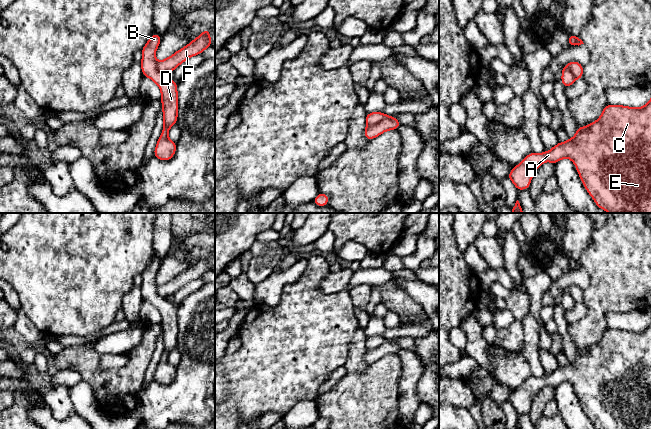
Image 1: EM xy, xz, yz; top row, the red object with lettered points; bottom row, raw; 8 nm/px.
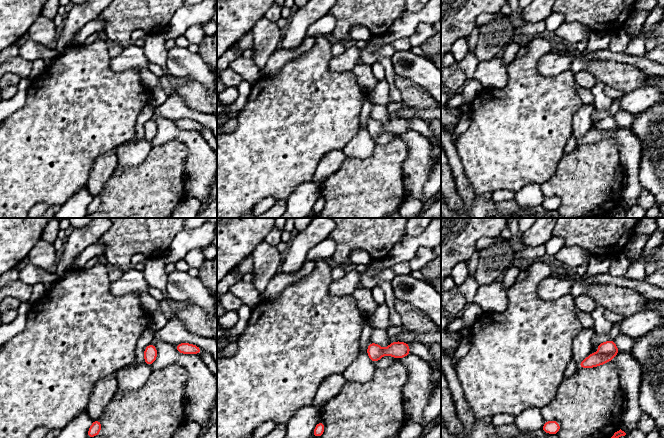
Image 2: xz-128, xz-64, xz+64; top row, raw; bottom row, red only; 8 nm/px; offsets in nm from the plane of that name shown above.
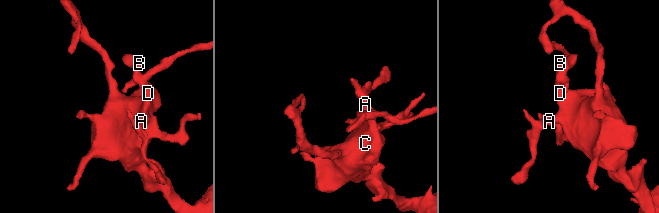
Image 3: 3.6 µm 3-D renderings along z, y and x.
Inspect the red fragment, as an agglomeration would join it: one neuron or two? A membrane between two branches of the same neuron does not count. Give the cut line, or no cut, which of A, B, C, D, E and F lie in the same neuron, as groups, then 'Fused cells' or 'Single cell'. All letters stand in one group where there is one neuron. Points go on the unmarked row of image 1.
Split along xz (386, 339), (377, 347), (367, 349). Groups: A B C D E / F. Fused cells

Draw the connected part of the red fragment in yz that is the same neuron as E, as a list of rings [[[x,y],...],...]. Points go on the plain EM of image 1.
[[[651,323],[642,332],[608,328],[598,344],[588,350],[577,351],[572,363],[558,366],[549,375],[542,378],[531,376],[510,395],[507,402],[518,415],[528,413],[533,398],[543,386],[556,388],[563,382],[573,385],[581,406],[596,429],[651,429]]]

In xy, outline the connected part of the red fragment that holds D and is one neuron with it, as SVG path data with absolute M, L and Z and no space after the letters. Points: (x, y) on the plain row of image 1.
M154 257L142 274L141 294L143 300L153 304L161 314L163 334L163 354L154 373L154 380L159 384L168 385L174 380L177 368L168 361L168 354L177 346L178 317L177 307L157 293L155 276L161 265L161 260Z

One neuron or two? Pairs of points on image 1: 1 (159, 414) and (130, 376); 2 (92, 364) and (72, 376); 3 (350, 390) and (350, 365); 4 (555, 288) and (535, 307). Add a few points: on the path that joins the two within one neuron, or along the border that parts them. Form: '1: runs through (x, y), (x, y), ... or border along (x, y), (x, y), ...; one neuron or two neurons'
1: border along (141, 384), (136, 397), (135, 408); two neurons
2: border along (58, 370), (73, 369), (80, 375), (82, 380); two neurons
3: border along (369, 364), (362, 371), (347, 372); two neurons
4: border along (551, 282), (543, 295), (542, 306); two neurons

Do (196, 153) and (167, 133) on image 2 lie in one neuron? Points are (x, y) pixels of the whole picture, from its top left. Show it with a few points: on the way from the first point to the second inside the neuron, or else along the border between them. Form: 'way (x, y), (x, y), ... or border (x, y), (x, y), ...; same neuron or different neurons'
way (193, 145), (183, 135), (175, 133); same neuron

